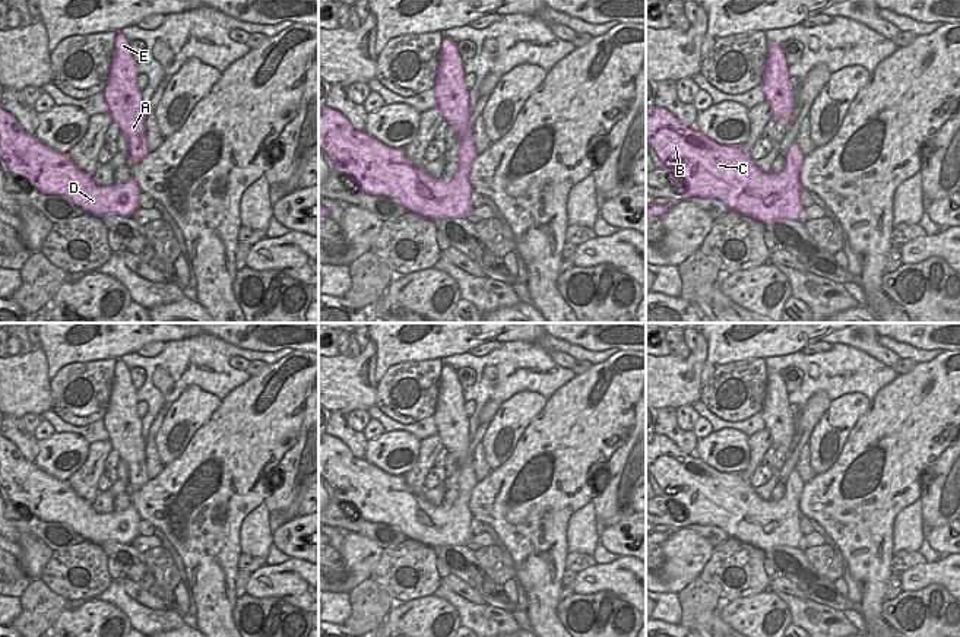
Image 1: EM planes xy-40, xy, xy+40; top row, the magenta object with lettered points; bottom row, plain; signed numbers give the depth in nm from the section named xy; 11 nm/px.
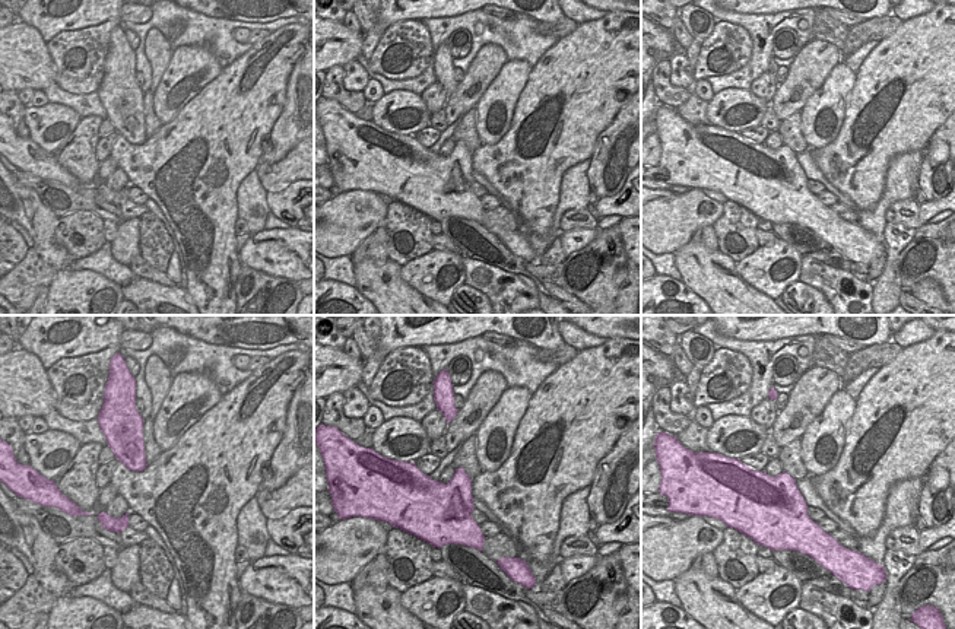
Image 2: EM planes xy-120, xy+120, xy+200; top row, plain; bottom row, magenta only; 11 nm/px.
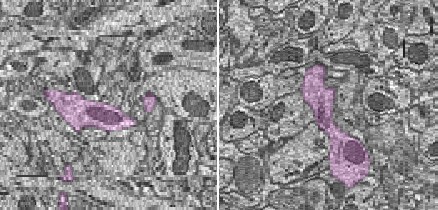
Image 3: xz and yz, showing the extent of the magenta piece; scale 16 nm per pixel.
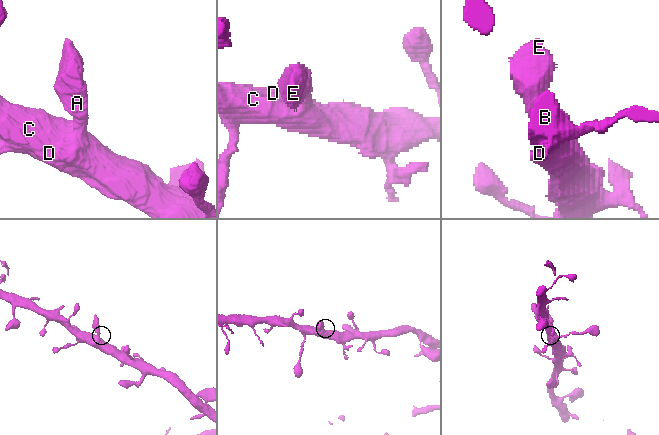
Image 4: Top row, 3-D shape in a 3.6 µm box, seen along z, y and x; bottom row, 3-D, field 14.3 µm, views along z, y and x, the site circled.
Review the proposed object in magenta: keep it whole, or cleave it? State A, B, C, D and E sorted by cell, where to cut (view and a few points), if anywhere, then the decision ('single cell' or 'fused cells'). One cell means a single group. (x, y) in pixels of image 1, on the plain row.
groups A B C D E; cut none; single cell

